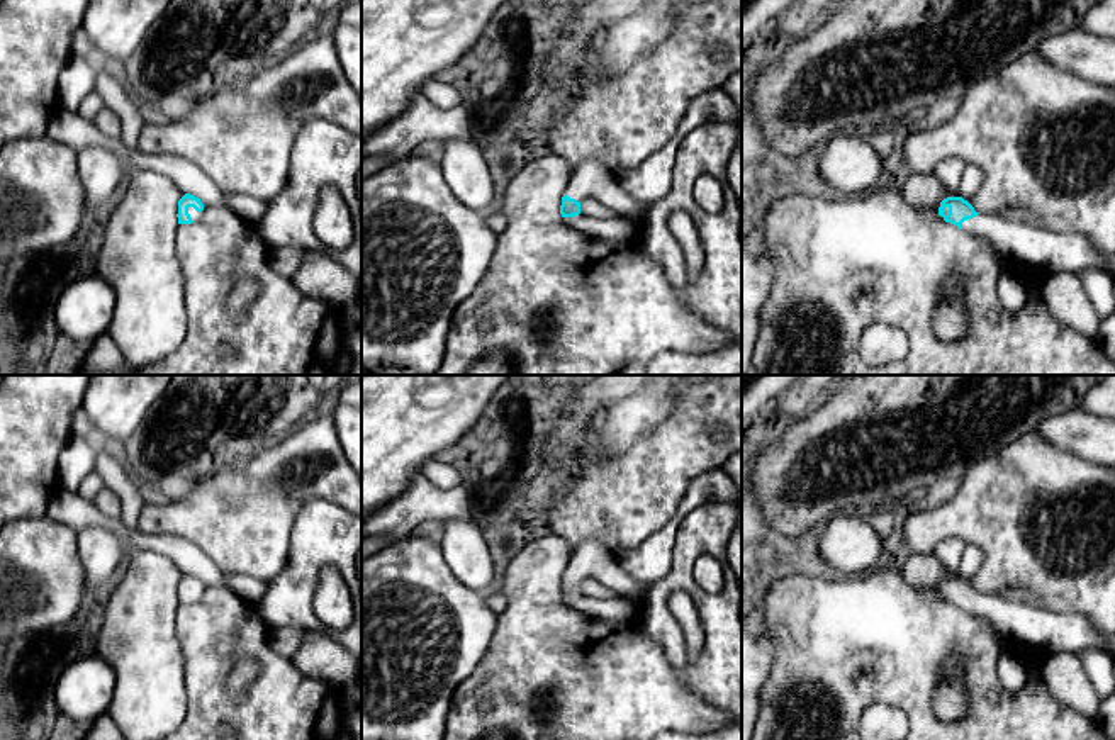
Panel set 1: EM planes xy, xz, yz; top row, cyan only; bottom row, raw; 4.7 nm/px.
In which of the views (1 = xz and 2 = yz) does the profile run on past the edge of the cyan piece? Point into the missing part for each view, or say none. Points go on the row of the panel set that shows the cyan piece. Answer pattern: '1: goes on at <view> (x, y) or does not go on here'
1: goes on at xz (591, 179)
2: goes on at yz (1053, 252)

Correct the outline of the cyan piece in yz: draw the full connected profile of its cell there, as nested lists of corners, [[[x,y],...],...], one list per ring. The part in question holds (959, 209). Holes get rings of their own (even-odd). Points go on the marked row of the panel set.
[[[962,197],[944,199],[939,216],[959,229],[988,238],[1006,261],[1023,260],[1047,272],[1100,270],[1115,280],[1115,251],[1096,249],[1083,234],[1051,233],[1000,216],[979,214]]]

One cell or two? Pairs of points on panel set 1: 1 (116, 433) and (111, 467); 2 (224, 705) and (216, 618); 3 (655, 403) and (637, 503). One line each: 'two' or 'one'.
1: two
2: one
3: two

